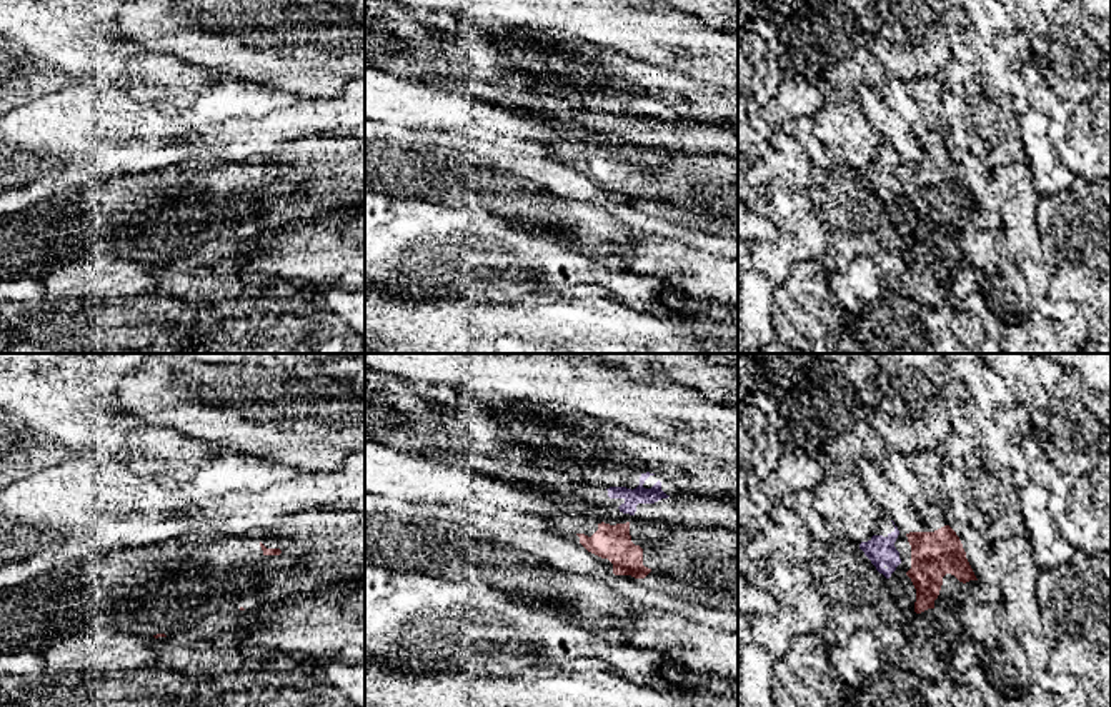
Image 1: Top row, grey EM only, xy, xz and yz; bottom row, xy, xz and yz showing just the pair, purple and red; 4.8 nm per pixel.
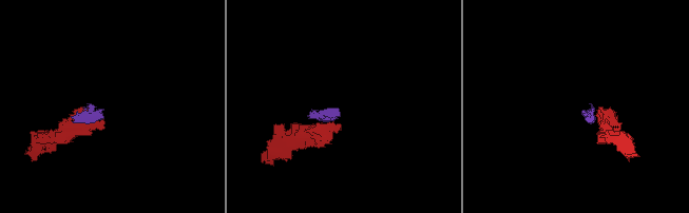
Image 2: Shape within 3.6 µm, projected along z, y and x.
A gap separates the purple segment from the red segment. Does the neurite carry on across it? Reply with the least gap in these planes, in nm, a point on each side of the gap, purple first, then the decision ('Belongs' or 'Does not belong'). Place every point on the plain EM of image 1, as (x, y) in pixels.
Distance 40 nm. Across: yz (898, 160), (906, 160). Does not belong

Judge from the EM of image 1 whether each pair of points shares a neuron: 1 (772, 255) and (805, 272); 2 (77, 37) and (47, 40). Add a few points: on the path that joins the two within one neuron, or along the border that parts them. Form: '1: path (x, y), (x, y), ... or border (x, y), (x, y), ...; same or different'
1: border (790, 270), (783, 280), (772, 282); different
2: path (70, 44), (54, 42); same

